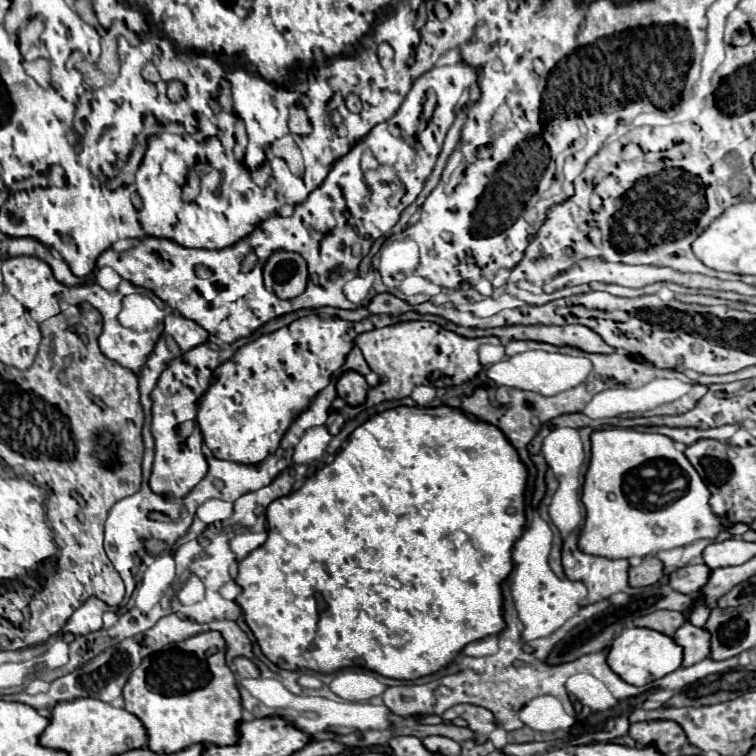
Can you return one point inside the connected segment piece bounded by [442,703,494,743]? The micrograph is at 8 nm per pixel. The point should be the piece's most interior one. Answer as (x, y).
(479, 719)

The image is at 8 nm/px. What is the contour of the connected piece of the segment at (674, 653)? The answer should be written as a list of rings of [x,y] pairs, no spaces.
[[[626,627],[622,633],[610,643],[606,653],[606,663],[610,669],[630,685],[648,685],[672,671],[676,671],[682,663],[682,647],[678,647],[670,637],[650,631],[644,627]]]

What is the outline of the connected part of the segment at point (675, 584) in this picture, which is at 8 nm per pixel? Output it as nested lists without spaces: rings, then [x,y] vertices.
[[[700,563],[696,567],[680,567],[668,575],[668,585],[684,595],[694,595],[702,583],[706,583],[706,575],[710,575],[710,569]]]

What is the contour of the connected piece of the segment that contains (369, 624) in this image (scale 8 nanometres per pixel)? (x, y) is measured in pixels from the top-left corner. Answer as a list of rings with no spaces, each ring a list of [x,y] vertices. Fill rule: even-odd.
[[[396,407],[386,409],[364,425],[360,425],[348,439],[346,447],[336,455],[330,465],[318,469],[304,481],[298,491],[272,501],[266,509],[268,539],[264,545],[248,553],[238,563],[238,575],[234,577],[242,593],[236,603],[242,607],[248,627],[252,629],[262,653],[282,669],[312,669],[320,673],[334,673],[348,661],[362,659],[364,667],[390,679],[414,681],[418,677],[436,673],[454,661],[464,645],[498,635],[502,631],[502,589],[500,583],[512,571],[512,547],[518,535],[524,531],[524,489],[526,489],[526,467],[506,437],[490,423],[482,423],[454,407]],[[326,617],[324,637],[320,635],[320,623]]]

